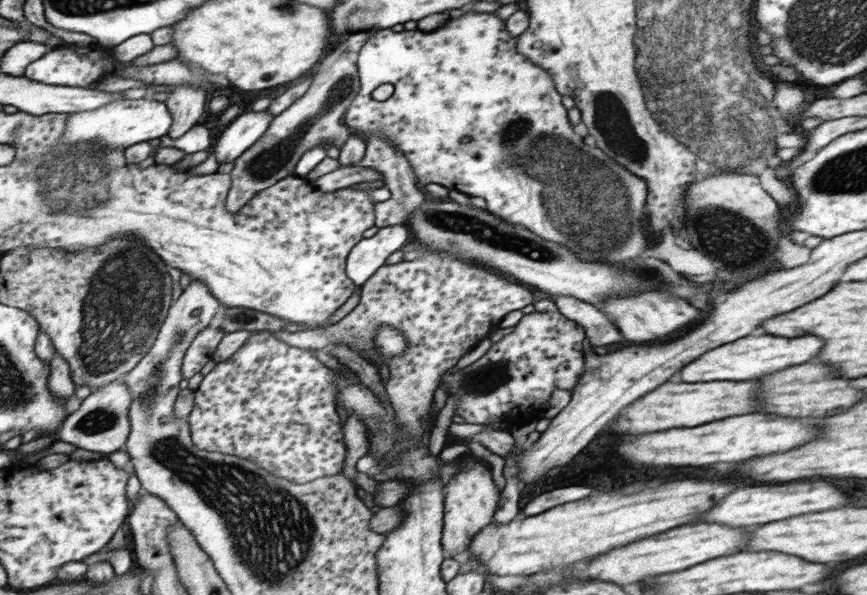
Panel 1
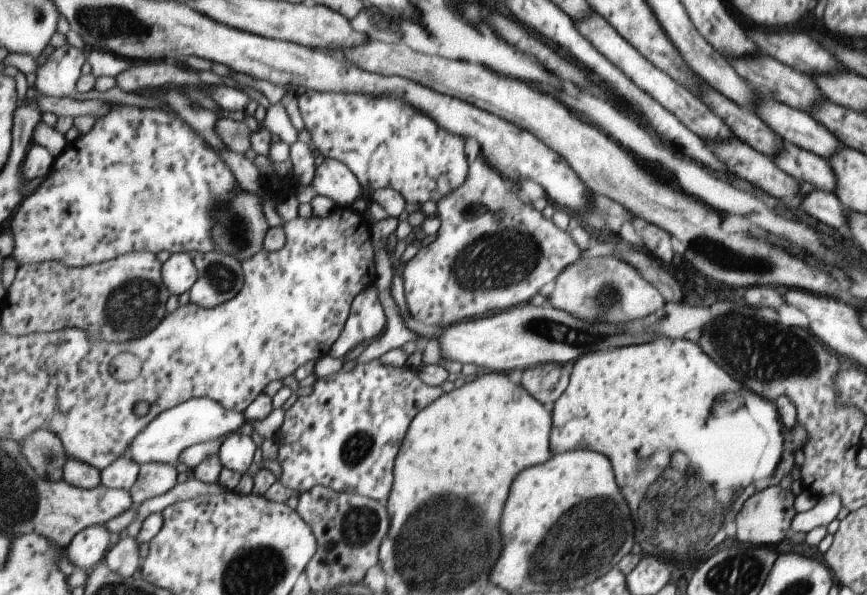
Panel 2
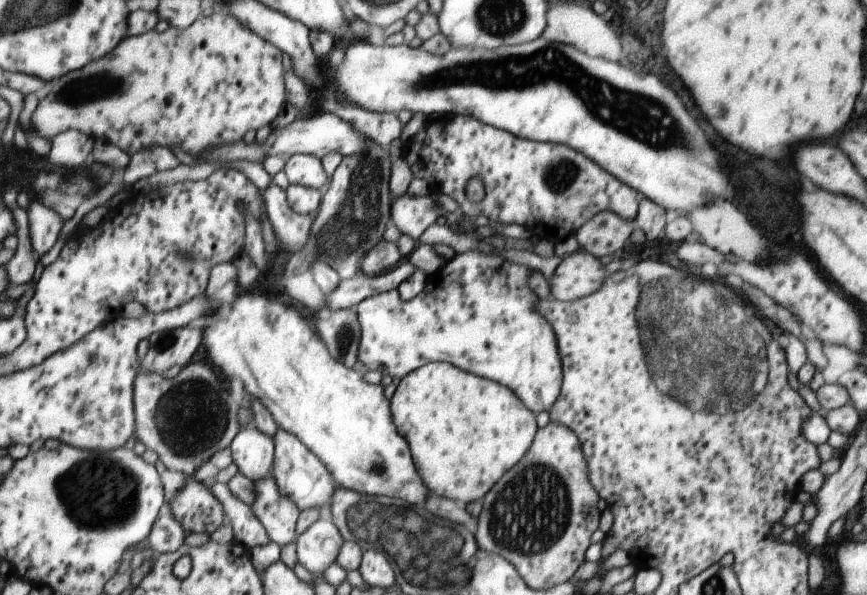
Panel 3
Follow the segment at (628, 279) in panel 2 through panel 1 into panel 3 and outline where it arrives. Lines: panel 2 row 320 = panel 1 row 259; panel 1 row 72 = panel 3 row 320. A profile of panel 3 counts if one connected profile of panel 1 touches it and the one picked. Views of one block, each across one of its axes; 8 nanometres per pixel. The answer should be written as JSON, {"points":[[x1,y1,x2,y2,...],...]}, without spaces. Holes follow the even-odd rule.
{"points":[[472,250,455,254,448,266,434,272,442,274,442,278,430,278,430,286,412,300,402,301,397,290,368,296,354,308,361,324,360,361,369,369,384,372,387,380,405,378,430,362,446,362,510,388,534,414,549,412,560,396,562,362,552,326,534,310,539,298,528,286,532,272,531,268,514,264,500,254]]}

